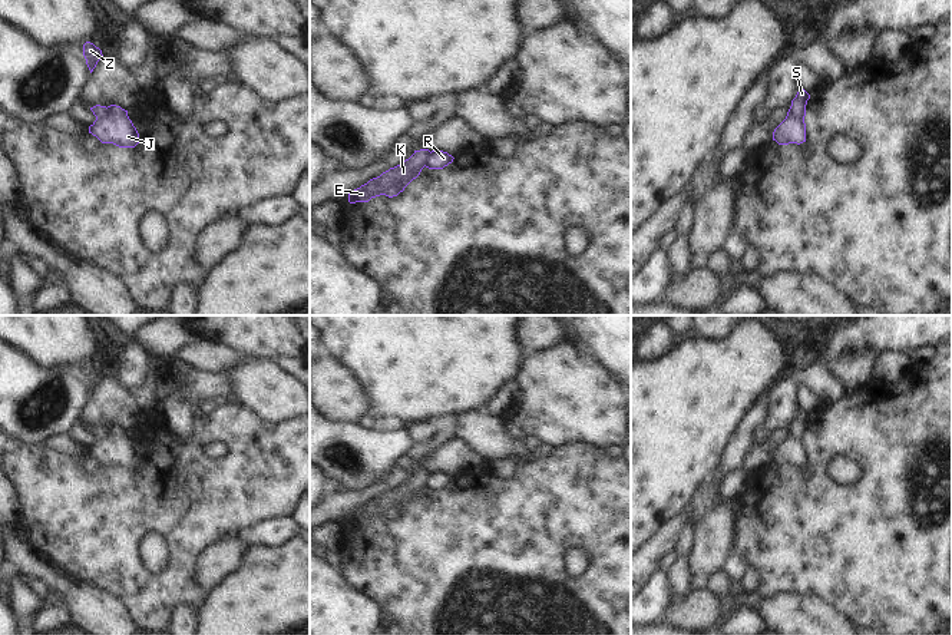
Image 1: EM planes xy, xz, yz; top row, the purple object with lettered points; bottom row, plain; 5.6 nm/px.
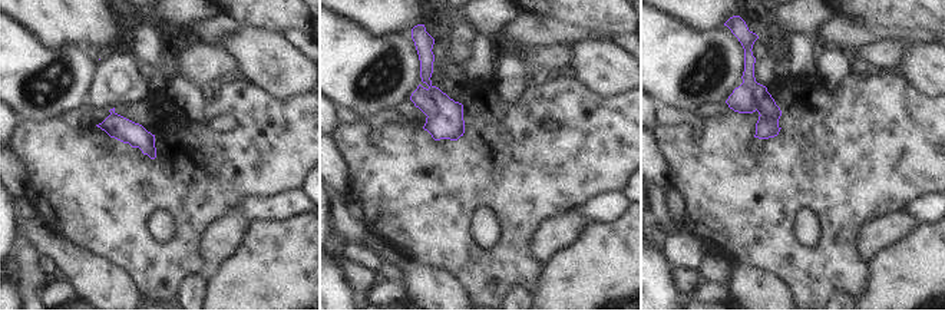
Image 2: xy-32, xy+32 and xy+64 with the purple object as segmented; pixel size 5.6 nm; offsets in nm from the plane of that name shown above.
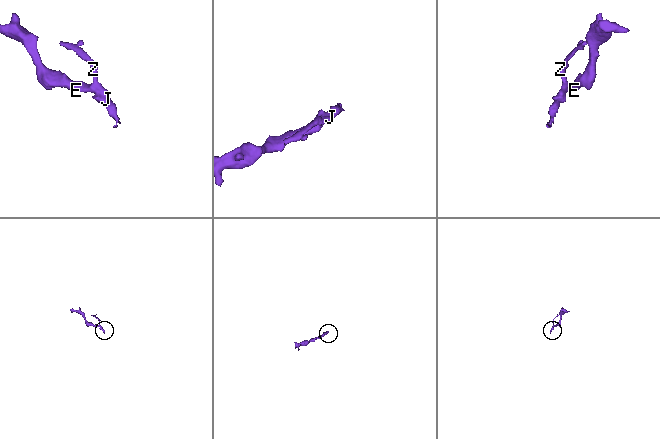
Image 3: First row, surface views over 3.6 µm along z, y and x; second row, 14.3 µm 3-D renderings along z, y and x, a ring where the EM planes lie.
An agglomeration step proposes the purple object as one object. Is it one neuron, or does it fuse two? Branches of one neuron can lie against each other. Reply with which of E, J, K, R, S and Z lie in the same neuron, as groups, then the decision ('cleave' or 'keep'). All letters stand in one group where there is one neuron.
E K / J R S Z | cleave

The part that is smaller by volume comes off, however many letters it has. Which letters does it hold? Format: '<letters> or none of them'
J, R, S, Z

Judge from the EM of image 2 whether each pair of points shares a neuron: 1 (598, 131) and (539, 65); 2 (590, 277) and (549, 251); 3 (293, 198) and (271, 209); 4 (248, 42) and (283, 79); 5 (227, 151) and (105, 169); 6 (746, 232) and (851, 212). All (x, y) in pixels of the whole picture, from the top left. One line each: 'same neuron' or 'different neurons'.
1: different neurons
2: different neurons
3: same neuron
4: same neuron
5: same neuron
6: same neuron

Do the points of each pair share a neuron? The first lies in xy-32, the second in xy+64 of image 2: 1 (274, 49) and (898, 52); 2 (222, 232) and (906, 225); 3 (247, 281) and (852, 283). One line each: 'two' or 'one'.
1: two
2: one
3: two

